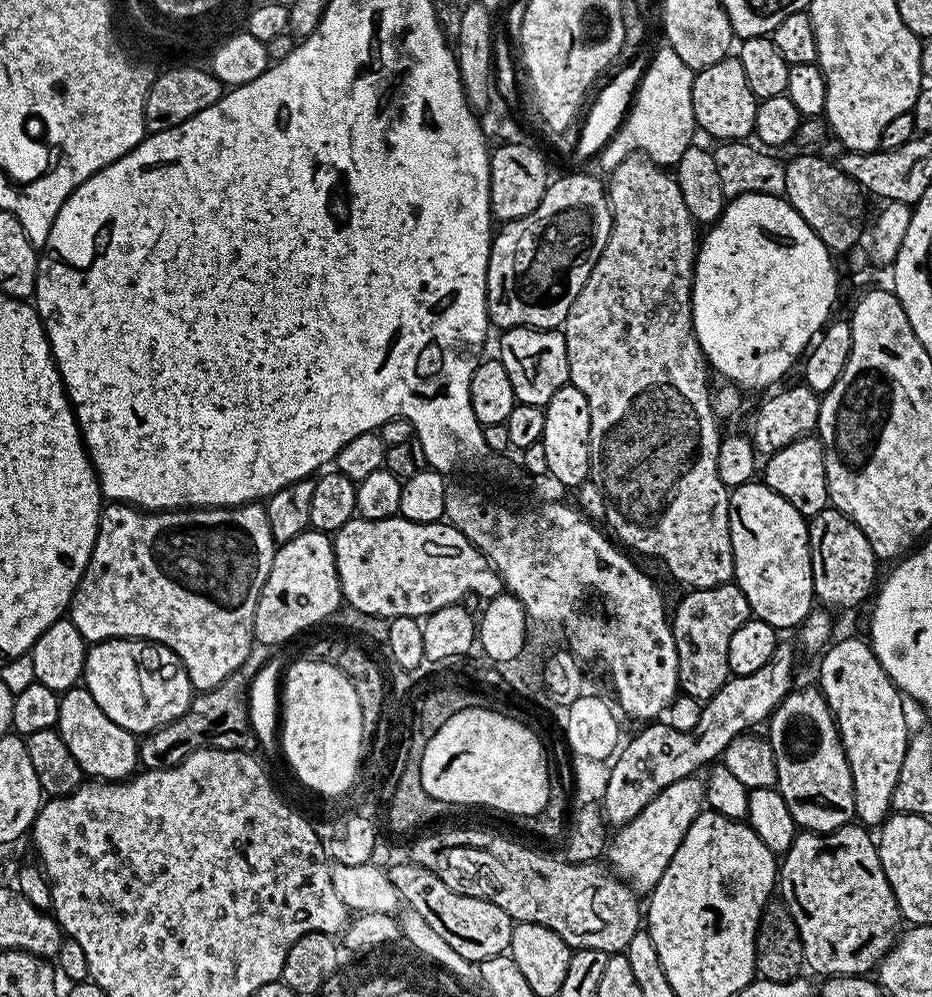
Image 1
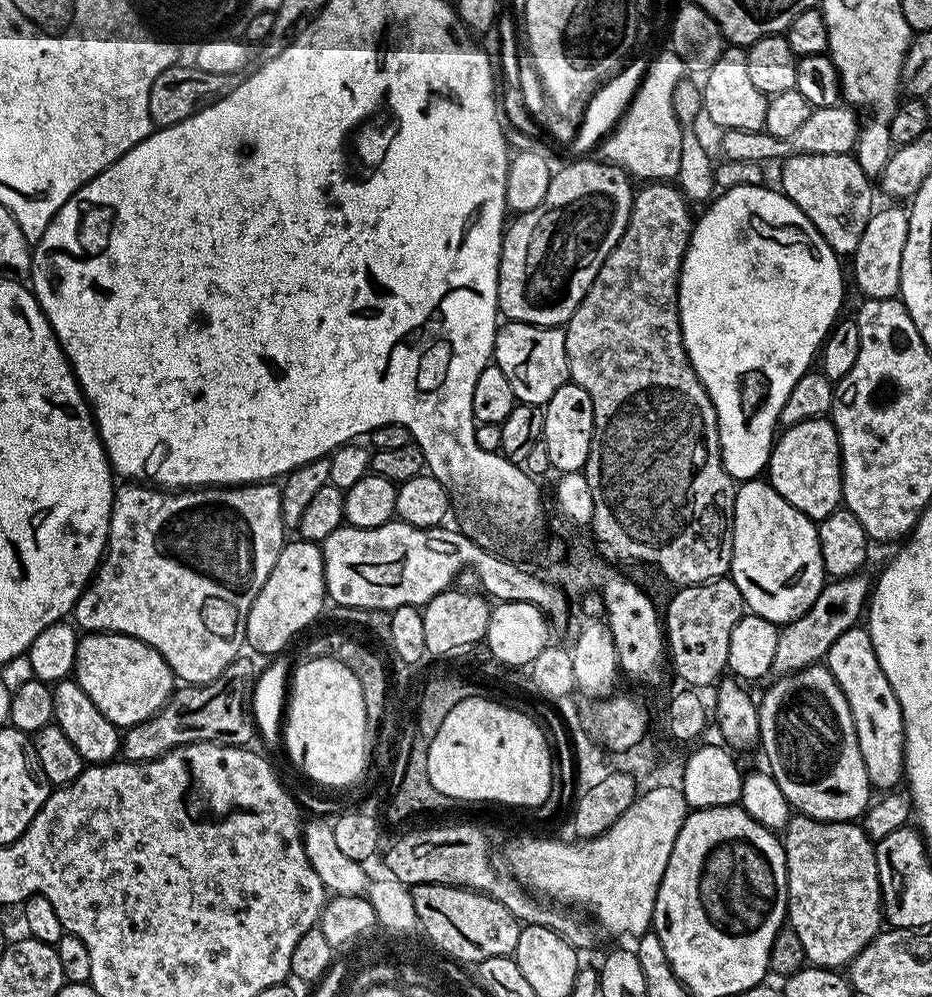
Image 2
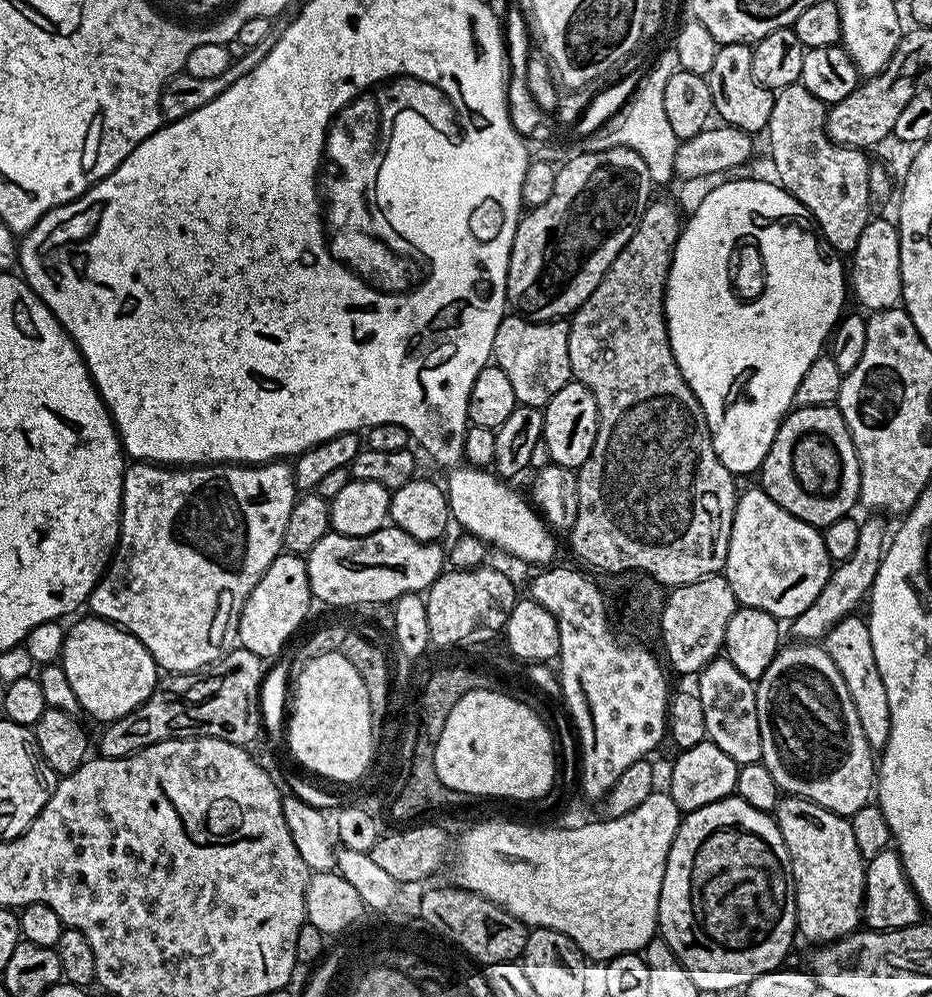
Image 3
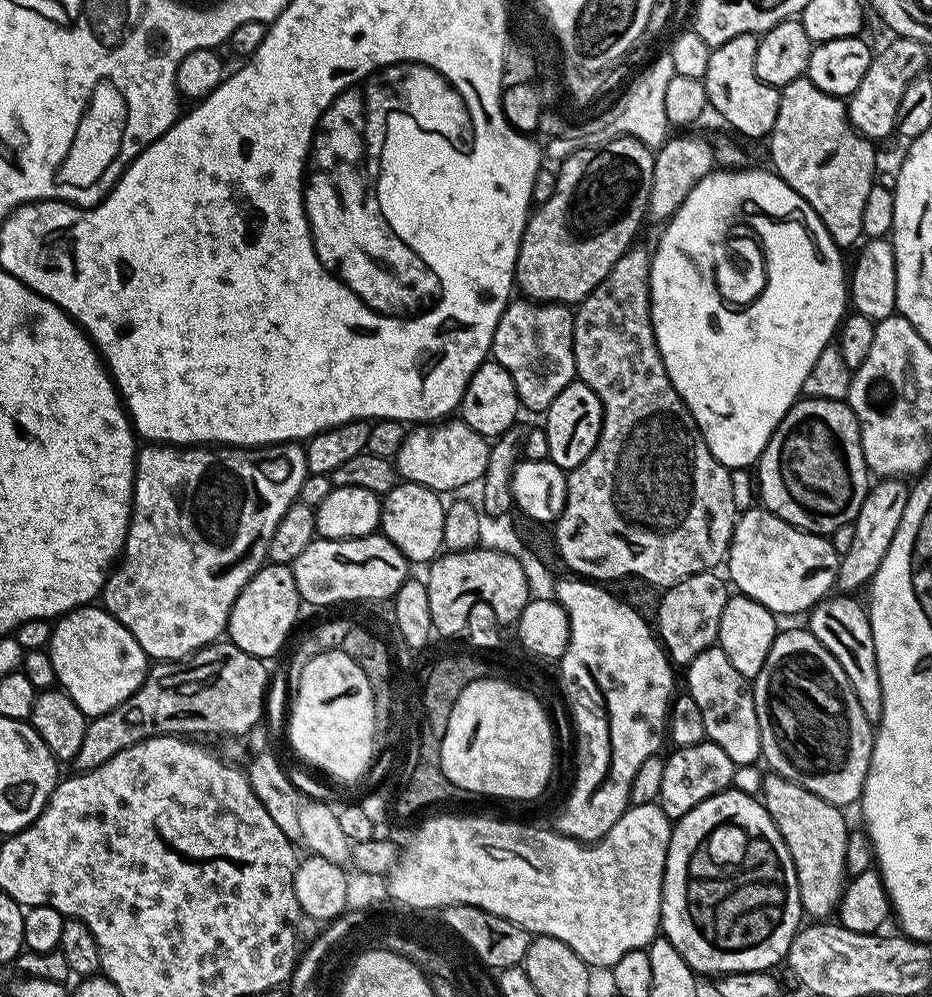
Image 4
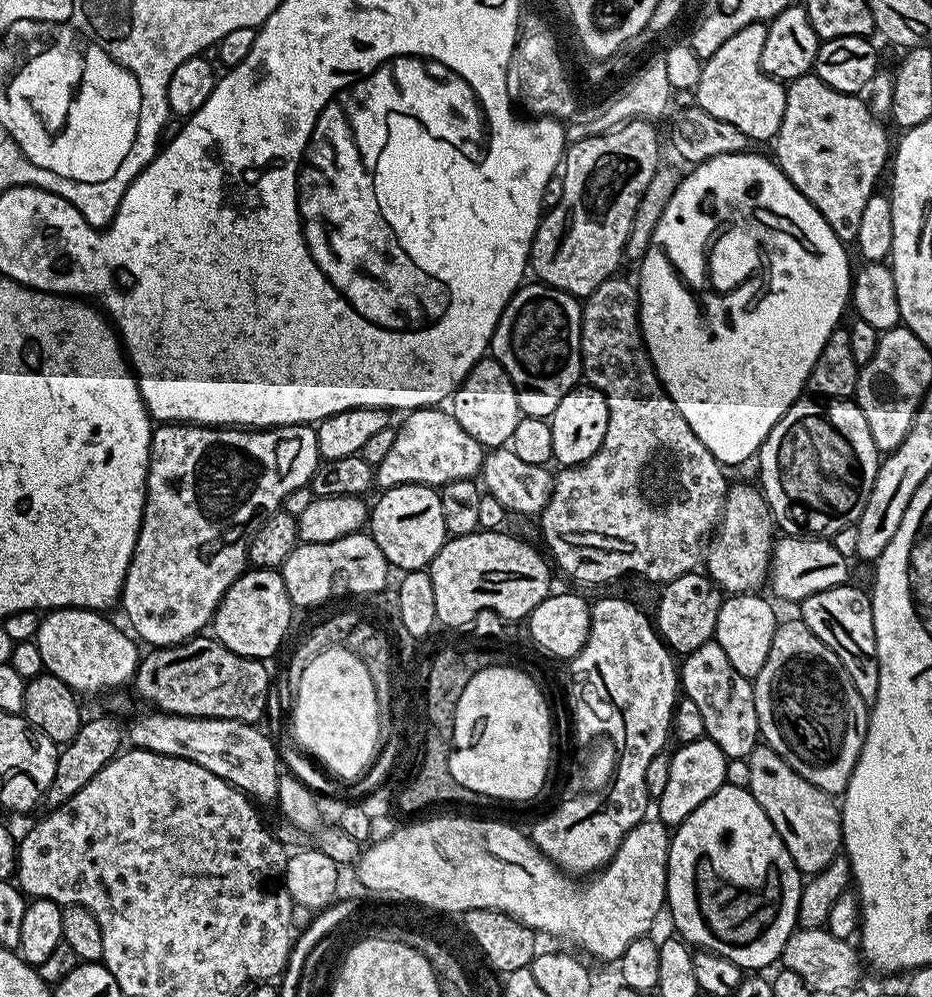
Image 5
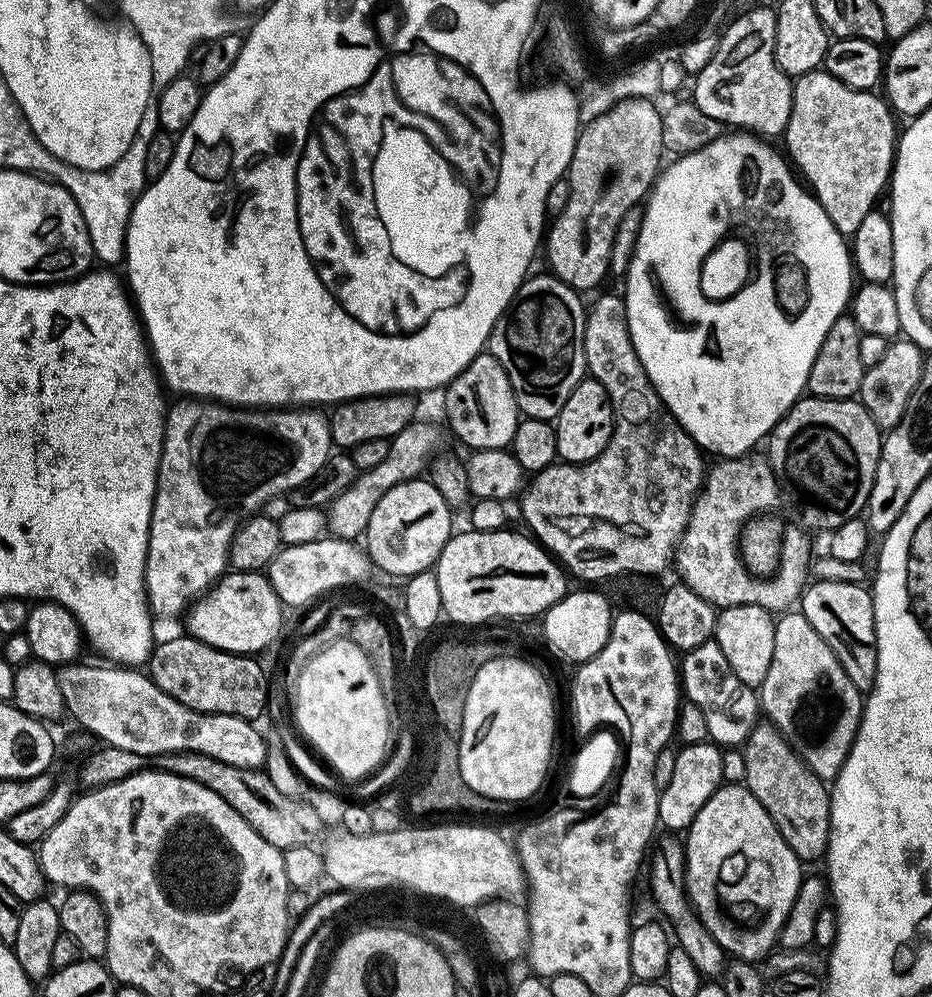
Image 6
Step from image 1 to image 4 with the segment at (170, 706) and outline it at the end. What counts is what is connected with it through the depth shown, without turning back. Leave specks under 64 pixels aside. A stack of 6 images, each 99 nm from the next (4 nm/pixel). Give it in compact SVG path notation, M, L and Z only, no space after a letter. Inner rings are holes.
M85 606L64 613L52 625L47 652L54 662L56 683L89 718L114 710L142 686L150 658L138 646L134 634L103 606Z

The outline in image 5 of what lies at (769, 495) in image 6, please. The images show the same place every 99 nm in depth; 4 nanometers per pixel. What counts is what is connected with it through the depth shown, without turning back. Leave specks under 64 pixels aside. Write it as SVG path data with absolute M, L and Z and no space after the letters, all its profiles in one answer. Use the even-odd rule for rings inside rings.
M755 483L736 484L729 487L724 499L724 509L714 535L706 544L707 575L717 588L728 594L752 594L765 587L772 566L774 524L770 519L764 493Z

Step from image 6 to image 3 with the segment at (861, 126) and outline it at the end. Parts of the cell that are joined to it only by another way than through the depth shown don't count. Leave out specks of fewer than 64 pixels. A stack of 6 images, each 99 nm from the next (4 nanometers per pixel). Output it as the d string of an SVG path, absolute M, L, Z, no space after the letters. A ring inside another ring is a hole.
M791 84L774 95L766 137L772 147L772 164L780 187L806 206L829 248L851 254L870 219L870 160L861 149L835 144L824 129L825 115L826 105L814 98L804 84Z

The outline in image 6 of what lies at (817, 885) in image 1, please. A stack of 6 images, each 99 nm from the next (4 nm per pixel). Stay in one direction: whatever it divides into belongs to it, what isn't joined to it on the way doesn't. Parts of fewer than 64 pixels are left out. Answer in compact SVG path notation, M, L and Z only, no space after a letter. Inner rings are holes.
M767 722L757 723L742 745L745 758L743 783L762 802L766 814L778 826L778 834L794 850L800 861L816 860L828 850L830 834L830 788L825 781L813 774L803 758L784 741L784 735Z

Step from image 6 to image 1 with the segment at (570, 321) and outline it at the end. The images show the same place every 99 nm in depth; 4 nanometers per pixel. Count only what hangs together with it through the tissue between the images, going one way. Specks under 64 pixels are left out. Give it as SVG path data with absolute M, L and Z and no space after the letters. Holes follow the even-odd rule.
M509 328L500 340L498 358L510 374L510 386L521 404L547 406L550 398L559 388L569 383L566 342L560 330L542 328Z

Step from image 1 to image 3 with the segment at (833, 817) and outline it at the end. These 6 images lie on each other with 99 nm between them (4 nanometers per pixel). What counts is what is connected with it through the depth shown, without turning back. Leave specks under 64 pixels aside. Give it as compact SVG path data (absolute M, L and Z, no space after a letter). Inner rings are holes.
M792 642L789 648L788 645L781 647L755 686L758 730L762 730L760 758L779 791L801 796L849 818L869 804L874 796L874 750L866 742L866 734L862 734L858 710L854 710L854 702L850 702L850 690L846 690L846 682L842 682L842 674L838 674L838 666L834 666L828 649L816 642Z

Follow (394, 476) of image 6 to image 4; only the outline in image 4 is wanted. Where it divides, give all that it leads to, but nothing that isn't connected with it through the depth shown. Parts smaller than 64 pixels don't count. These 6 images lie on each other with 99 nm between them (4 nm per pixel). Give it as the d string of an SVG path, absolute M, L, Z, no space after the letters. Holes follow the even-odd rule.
M448 418L443 422L424 422L413 427L402 442L402 450L398 450L394 463L401 481L445 494L456 492L467 484L479 485L486 474L491 453L489 437L478 434L478 430L471 428L463 418Z

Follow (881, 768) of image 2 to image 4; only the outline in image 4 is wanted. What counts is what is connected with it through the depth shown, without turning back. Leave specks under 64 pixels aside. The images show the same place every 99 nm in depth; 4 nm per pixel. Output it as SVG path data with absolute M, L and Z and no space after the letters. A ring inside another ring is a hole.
M832 594L821 600L811 609L806 621L807 627L838 658L838 666L846 670L846 678L850 678L850 686L854 690L854 698L858 698L858 706L862 706L862 714L873 722L879 721L882 714L882 682L878 678L878 658L874 650L874 634L872 618L867 607L864 608L852 594Z

